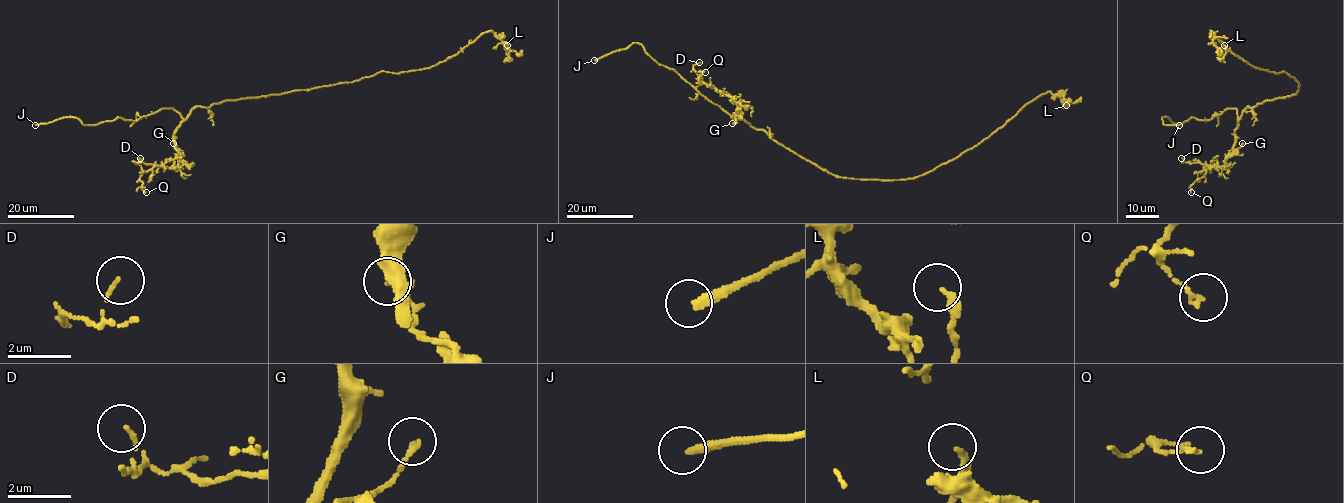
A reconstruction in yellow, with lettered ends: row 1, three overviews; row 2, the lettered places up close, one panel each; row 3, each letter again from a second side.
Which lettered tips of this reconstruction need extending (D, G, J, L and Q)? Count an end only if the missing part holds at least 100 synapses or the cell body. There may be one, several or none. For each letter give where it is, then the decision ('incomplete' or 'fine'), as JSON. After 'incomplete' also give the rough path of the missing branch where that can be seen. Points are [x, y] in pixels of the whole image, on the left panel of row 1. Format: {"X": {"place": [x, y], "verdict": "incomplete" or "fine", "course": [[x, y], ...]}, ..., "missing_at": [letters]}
{"D": {"place": [140, 158], "verdict": "fine"}, "G": {"place": [173, 143], "verdict": "fine"}, "J": {"place": [35, 125], "verdict": "incomplete"}, "L": {"place": [507, 45], "verdict": "fine"}, "Q": {"place": [146, 192], "verdict": "fine"}, "missing_at": ["J"]}

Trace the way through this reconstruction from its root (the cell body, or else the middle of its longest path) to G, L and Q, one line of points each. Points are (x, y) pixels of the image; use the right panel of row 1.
G: (1294, 95), (1249, 106), (1238, 121), (1235, 144), (1229, 155), (1242, 143)
L: (1294, 95), (1299, 83), (1292, 76), (1255, 68), (1234, 55), (1211, 31), (1222, 56), (1224, 45)
Q: (1294, 95), (1249, 106), (1238, 121), (1235, 144), (1226, 163), (1217, 168), (1207, 166), (1199, 172), (1191, 192)

